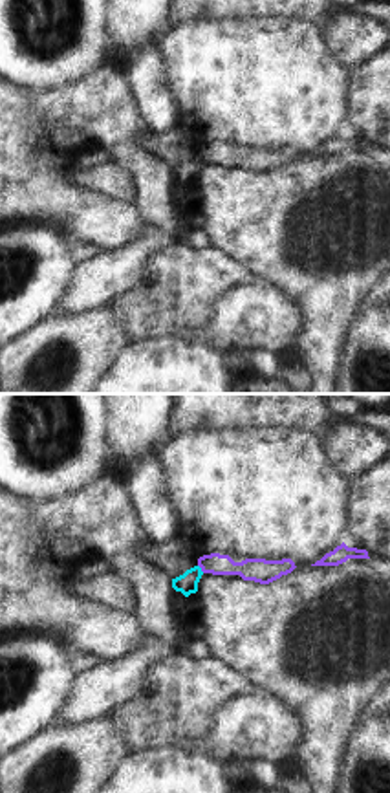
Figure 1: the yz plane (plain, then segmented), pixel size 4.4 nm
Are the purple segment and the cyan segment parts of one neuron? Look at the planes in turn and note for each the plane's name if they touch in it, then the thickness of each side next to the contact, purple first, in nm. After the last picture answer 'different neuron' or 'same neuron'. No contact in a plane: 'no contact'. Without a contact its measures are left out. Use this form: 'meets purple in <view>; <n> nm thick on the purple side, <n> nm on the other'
meets purple in yz; 100 nm thick on the purple side, 90 nm on the other

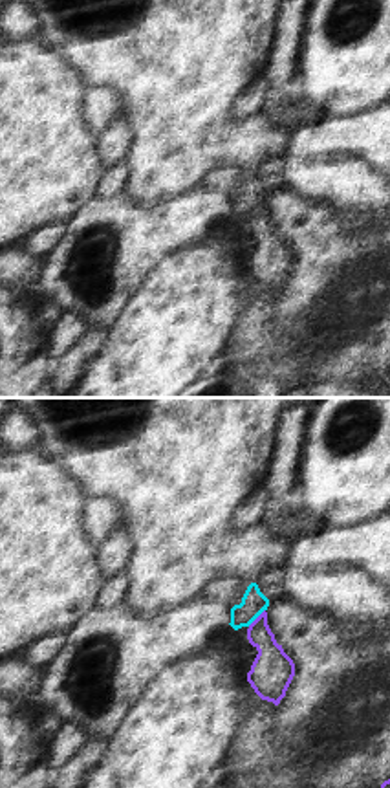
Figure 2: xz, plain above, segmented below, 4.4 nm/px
meets purple in xz; 190 nm thick on the purple side, 110 nm on the other

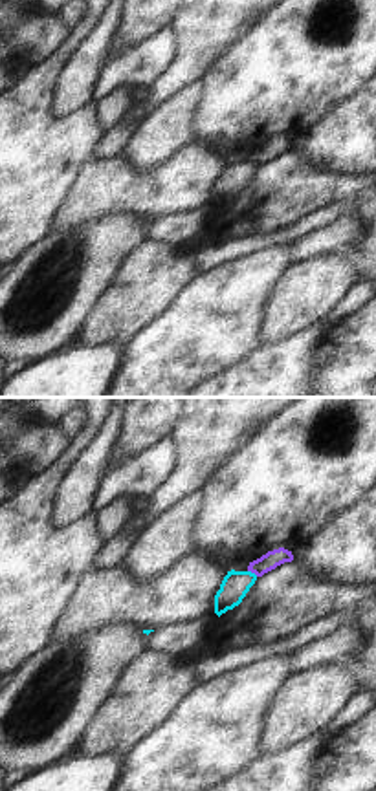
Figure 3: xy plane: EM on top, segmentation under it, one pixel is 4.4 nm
meets purple in xy; 80 nm thick on the purple side, 120 nm on the other

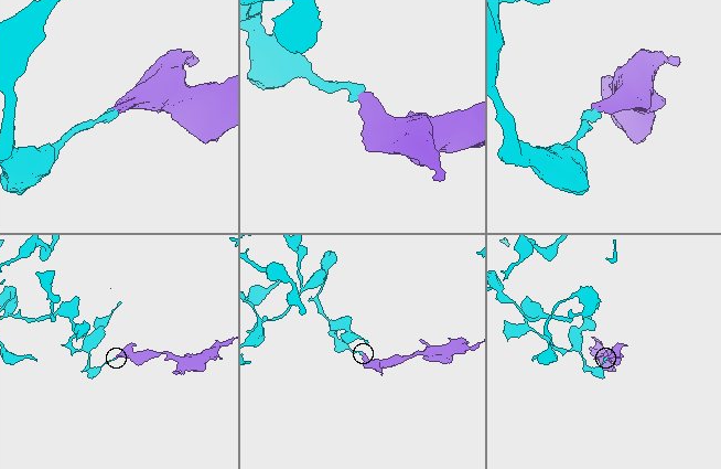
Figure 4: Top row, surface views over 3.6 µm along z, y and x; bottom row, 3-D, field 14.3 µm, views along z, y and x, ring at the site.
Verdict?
different neuron

